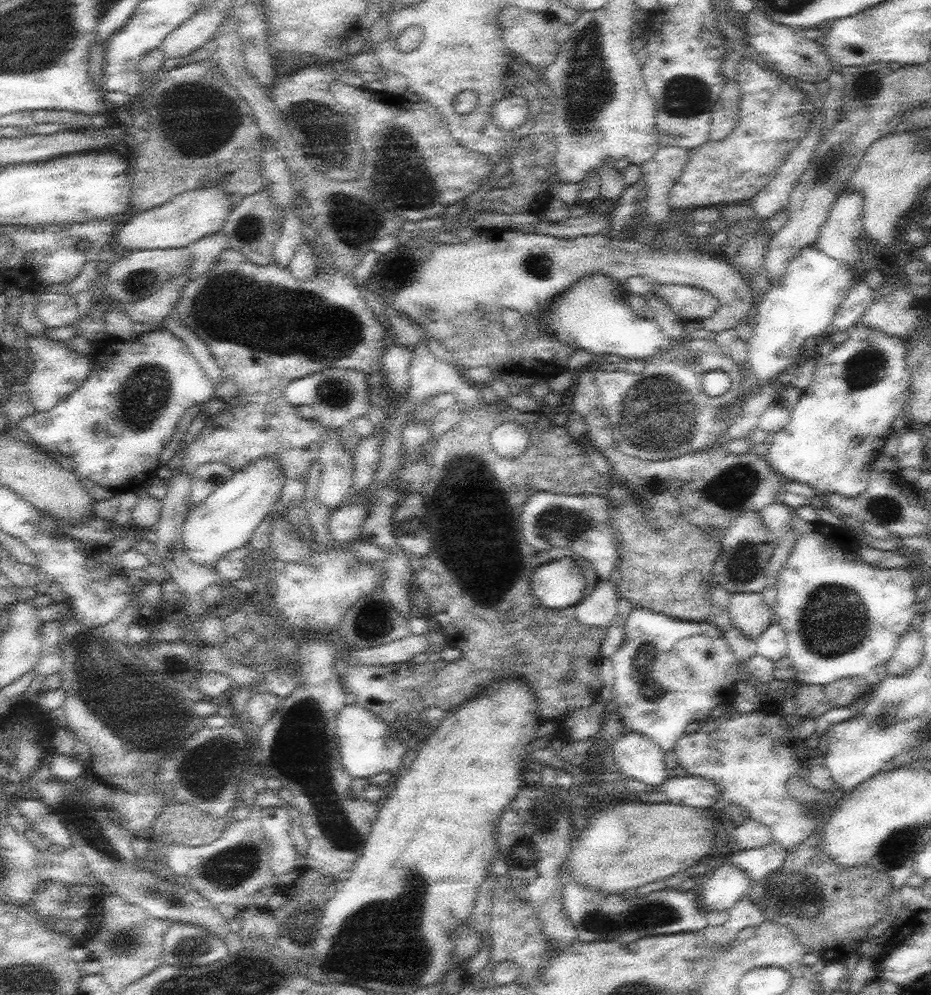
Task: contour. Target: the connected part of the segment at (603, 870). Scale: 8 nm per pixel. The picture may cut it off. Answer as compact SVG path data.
M638 801L628 802L628 804L624 804L624 806L622 806L622 804L612 806L612 808L608 808L608 810L602 810L602 812L596 814L596 816L592 816L592 820L588 822L588 828L586 827L586 830L582 832L578 840L572 841L570 853L563 865L563 871L570 871L570 874L584 886L596 887L605 893L622 893L626 892L629 888L640 888L640 886L650 884L650 882L656 882L656 880L666 881L670 876L674 876L676 872L691 870L693 866L700 863L702 858L710 856L714 842L715 828L717 827L717 825L715 825L715 819L718 818L718 814L719 813L717 813L716 810L714 811L713 808L696 808L683 804L674 804L670 801L660 803L643 803Z

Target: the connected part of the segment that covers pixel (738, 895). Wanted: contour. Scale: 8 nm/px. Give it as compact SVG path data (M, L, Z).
M722 863L702 880L700 902L706 911L726 912L749 894L752 885L751 876L740 865Z

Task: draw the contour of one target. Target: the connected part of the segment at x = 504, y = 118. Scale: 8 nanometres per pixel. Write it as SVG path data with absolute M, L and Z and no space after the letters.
M510 94L494 104L494 120L502 132L512 132L524 124L530 111L530 100Z

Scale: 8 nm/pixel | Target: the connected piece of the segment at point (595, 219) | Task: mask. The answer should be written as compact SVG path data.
M589 213L580 217L570 217L560 222L538 221L535 224L535 232L558 238L576 238L591 234L607 235L610 231L610 215L611 213L602 215Z

